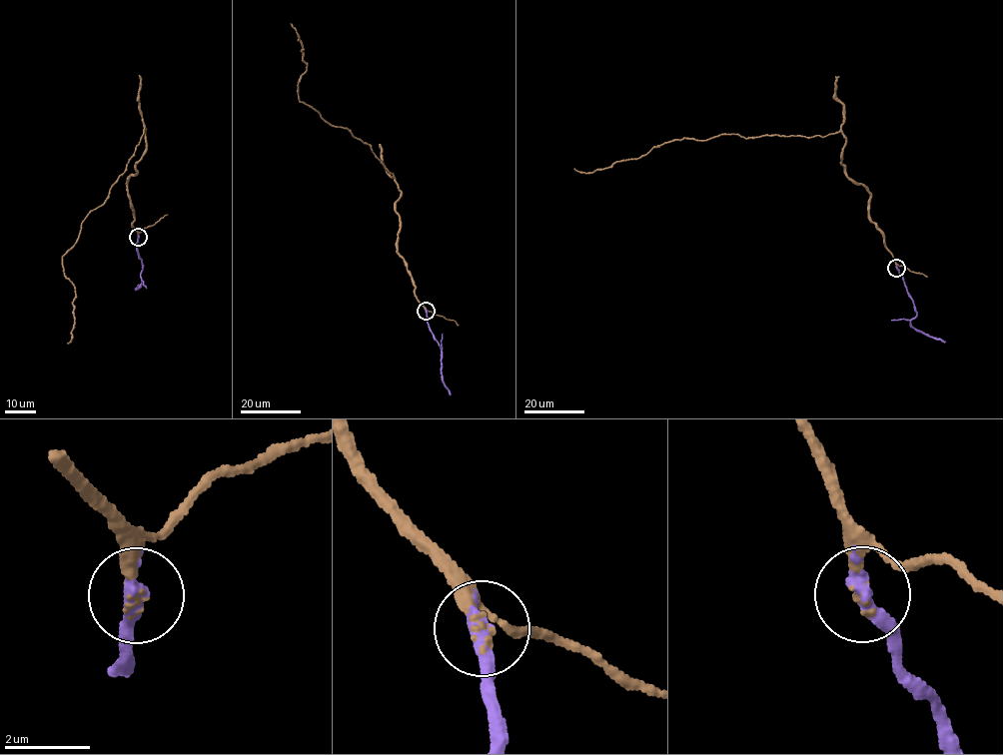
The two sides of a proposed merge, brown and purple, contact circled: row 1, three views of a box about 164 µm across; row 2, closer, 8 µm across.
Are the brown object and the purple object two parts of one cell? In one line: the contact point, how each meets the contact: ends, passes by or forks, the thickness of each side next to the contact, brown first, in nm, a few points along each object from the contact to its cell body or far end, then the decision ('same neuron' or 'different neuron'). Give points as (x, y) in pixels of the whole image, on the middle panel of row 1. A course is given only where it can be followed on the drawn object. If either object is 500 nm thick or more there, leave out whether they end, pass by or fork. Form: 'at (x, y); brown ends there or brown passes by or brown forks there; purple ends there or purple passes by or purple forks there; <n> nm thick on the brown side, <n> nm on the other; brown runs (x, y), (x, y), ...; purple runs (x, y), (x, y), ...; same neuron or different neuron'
at (426, 311); brown ends there; purple passes by; 170 nm thick on the brown side, 320 nm on the other; brown runs (426, 311), (397, 250), (401, 192), (394, 173), (371, 147), (299, 99), (307, 63), (291, 24); purple runs (426, 311), (429, 328), (443, 356), (442, 379), (450, 394); same neuron

